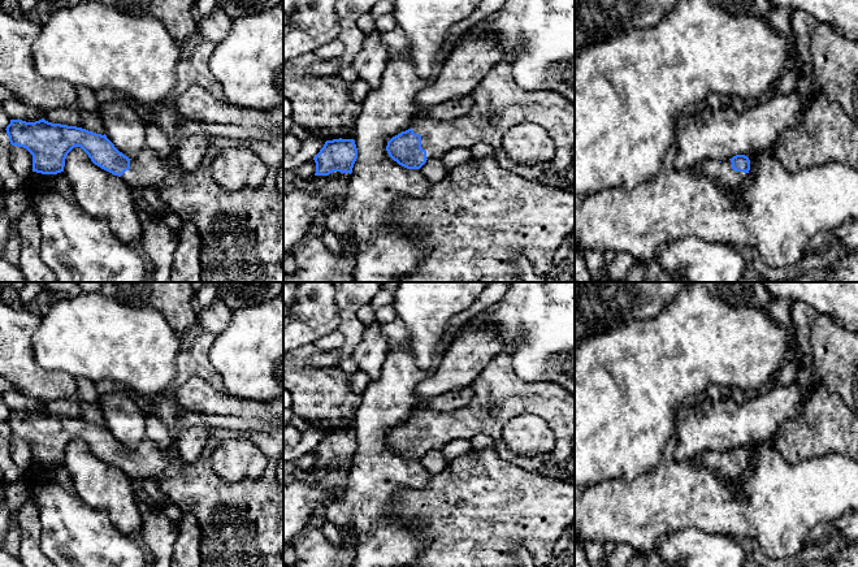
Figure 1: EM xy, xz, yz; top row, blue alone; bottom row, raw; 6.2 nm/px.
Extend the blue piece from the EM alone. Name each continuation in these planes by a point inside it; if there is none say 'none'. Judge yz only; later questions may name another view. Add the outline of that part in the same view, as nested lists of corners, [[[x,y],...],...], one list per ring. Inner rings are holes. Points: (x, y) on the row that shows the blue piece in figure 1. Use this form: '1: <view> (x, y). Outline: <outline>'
1: yz (722, 172). Outline: [[[706,159],[699,165],[699,169],[706,176],[714,178],[724,189],[736,187],[742,179],[748,177],[748,173],[733,170],[731,160],[719,163],[715,159]]]

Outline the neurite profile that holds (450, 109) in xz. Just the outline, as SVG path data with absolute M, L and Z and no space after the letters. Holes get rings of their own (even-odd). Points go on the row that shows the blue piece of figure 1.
M471 96L459 98L455 100L447 100L425 113L433 121L451 121L465 116L473 107L473 99Z

